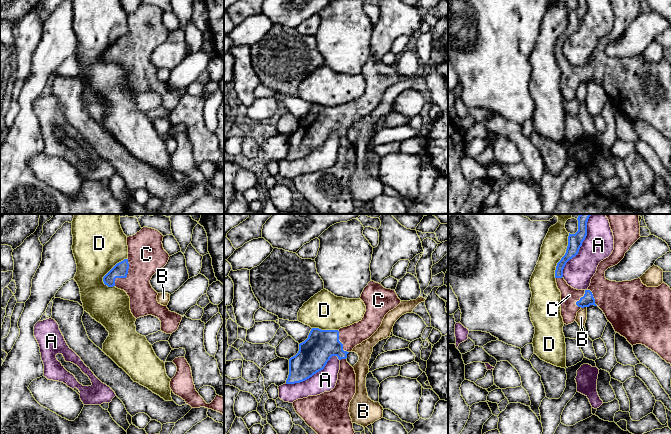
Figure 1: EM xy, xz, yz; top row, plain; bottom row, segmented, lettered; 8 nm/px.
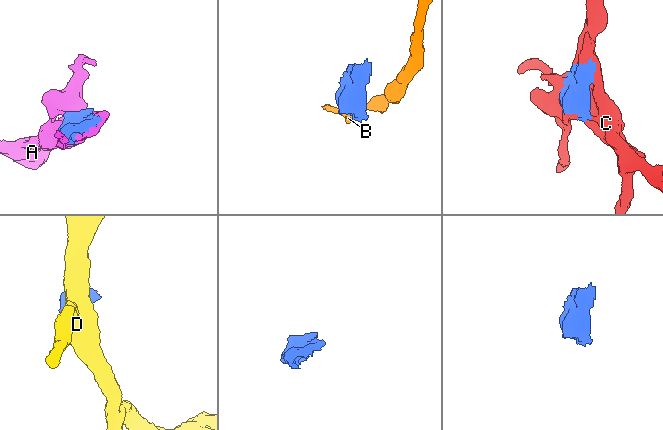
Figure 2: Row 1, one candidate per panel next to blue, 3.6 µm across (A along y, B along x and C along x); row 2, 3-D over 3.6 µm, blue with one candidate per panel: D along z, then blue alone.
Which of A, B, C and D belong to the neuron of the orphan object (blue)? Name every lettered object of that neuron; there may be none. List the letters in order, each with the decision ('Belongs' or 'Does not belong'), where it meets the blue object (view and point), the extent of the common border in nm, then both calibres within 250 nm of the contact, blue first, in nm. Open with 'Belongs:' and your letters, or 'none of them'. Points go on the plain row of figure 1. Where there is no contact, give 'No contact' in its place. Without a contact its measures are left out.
Belongs: C
A: Does not belong. Touches blue at xz (314, 149). Shared border 480 nm. Thickness 260 nm (blue) against 180 nm
B: Does not belong. Touches blue at yz (583, 83). Shared border 50 nm. Thickness 90 nm (blue) against 90 nm
C: Belongs. Touches blue at xy (126, 52). Shared border 240 nm. Thickness 120 nm (blue) against 300 nm
D: Does not belong. Touches blue at yz (563, 32). Shared border 380 nm. Thickness 120 nm (blue) against 200 nm

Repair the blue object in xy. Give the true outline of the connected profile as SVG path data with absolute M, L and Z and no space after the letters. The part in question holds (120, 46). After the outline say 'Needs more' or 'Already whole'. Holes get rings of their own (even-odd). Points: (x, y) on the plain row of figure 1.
M148 3L127 13L128 34L117 39L103 53L103 58L127 69L131 89L136 95L155 92L161 97L161 107L172 110L183 92L159 80L158 69L150 60L152 52L167 40L170 33L163 24L163 13L158 6Z. Needs more

